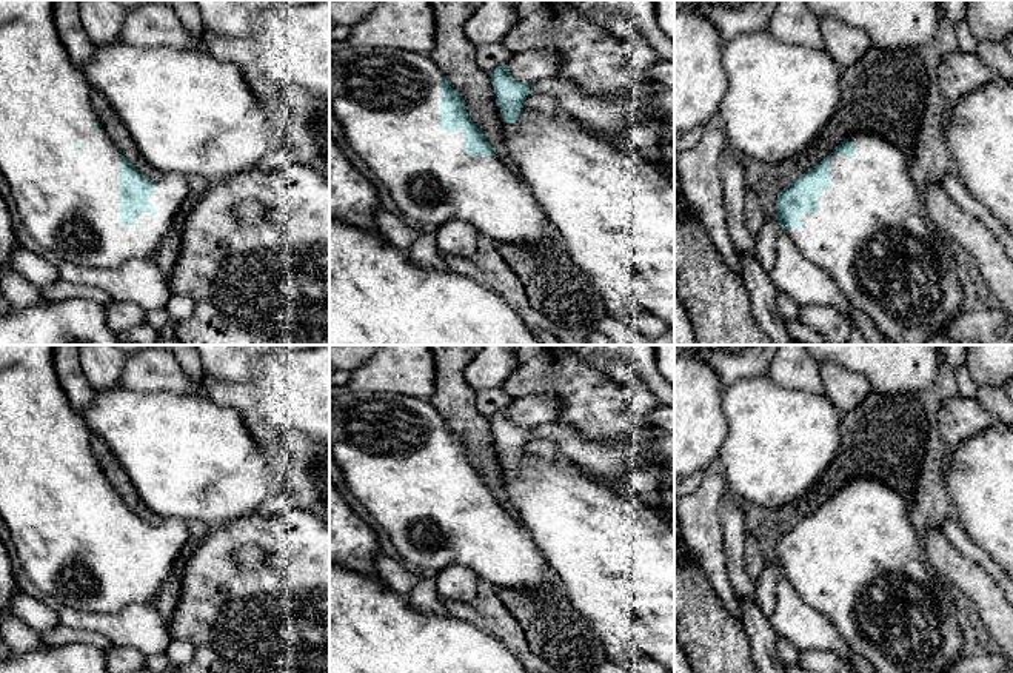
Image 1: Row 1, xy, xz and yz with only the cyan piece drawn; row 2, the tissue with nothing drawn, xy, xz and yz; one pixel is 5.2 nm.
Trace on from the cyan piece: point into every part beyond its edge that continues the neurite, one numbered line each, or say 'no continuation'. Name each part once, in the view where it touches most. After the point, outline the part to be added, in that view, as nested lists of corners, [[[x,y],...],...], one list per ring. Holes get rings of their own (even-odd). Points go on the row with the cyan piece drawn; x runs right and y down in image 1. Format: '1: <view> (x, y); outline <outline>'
1: xy (71, 208); outline [[[0,0],[0,172],[5,176],[12,191],[18,214],[28,233],[60,260],[108,270],[115,268],[129,259],[155,259],[180,206],[186,200],[189,193],[188,180],[186,177],[172,172],[160,174],[157,180],[152,180],[154,194],[148,200],[148,208],[154,208],[157,214],[152,216],[148,211],[137,213],[134,225],[120,223],[120,149],[111,142],[103,128],[95,128],[97,116],[91,102],[92,89],[88,85],[82,68],[69,59],[59,37],[52,8],[54,0]]]

